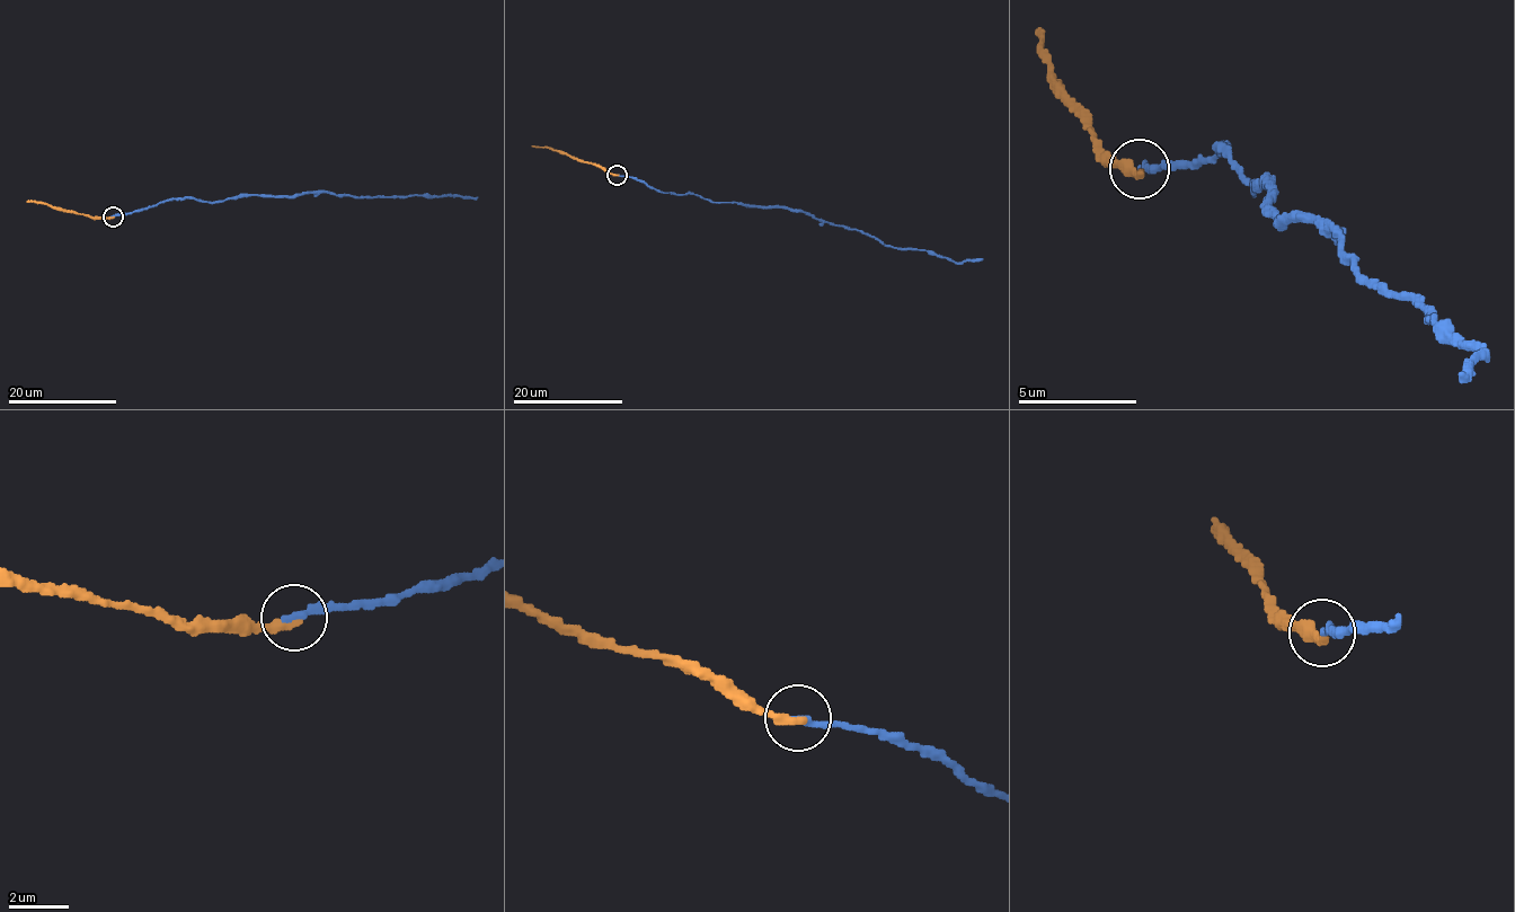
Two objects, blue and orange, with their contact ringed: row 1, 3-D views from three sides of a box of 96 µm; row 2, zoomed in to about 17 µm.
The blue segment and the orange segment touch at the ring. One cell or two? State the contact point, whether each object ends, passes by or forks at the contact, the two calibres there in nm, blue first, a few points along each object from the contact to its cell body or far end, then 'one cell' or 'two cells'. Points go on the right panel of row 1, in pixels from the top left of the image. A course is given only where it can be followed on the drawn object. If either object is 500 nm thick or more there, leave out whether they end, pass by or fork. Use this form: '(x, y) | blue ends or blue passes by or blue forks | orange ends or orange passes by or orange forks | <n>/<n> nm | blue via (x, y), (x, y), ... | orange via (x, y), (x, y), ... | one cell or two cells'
(1139, 169) | blue ends | orange ends | 320/360 nm | blue via (1137, 167), (1225, 145), (1252, 189), (1264, 179), (1274, 222), (1336, 232), (1355, 274), (1480, 348), (1459, 372) | orange via (1137, 173), (1133, 167), (1110, 161), (1093, 139), (1089, 125), (1039, 52), (1036, 28) | one cell

